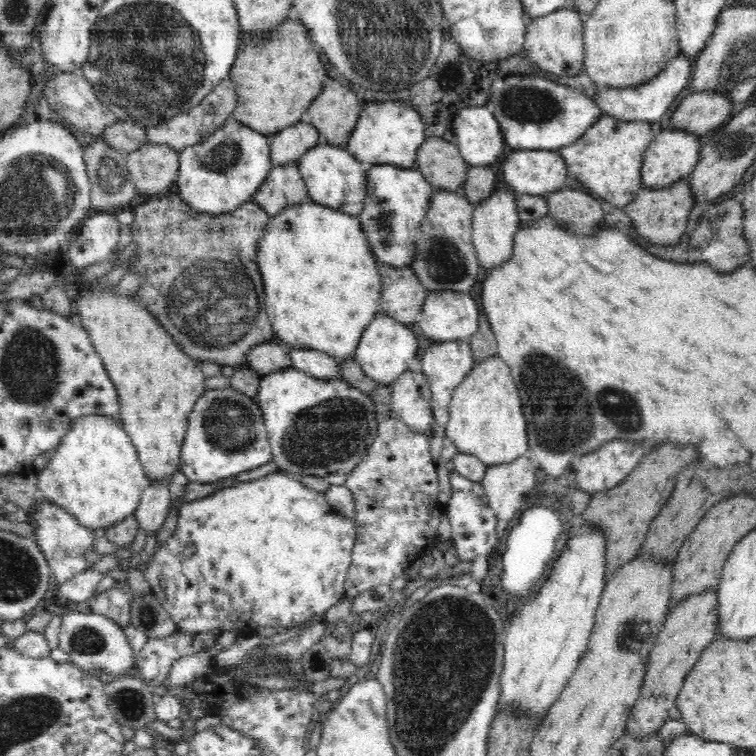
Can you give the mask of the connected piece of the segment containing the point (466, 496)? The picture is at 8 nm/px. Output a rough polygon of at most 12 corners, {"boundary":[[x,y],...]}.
{"boundary":[[449,474],[444,505],[460,561],[490,560],[500,539],[481,483]]}

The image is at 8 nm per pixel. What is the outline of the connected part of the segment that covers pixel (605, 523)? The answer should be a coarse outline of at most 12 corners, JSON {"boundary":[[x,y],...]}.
{"boundary":[[647,451],[591,495],[586,524],[608,538],[607,584],[640,554],[679,472],[698,452]]}

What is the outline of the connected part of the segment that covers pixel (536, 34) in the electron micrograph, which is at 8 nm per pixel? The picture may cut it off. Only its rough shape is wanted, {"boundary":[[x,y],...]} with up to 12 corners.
{"boundary":[[572,7],[529,20],[522,55],[561,80],[585,72]]}

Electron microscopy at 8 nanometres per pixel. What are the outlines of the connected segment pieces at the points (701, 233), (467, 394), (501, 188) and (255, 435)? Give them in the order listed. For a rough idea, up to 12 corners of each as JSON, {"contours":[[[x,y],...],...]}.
{"contours":[[[714,202],[687,244],[688,262],[719,273],[748,265],[744,205]],[[500,358],[454,389],[445,436],[484,464],[529,449],[518,388]],[[502,181],[474,204],[472,240],[483,274],[506,262],[521,225]],[[206,389],[179,472],[216,483],[272,460],[258,400]]]}

